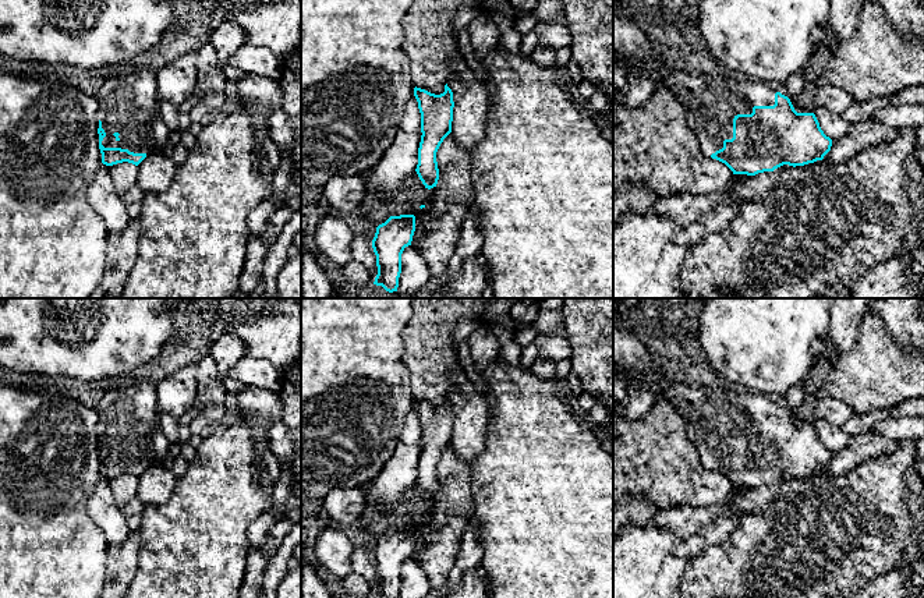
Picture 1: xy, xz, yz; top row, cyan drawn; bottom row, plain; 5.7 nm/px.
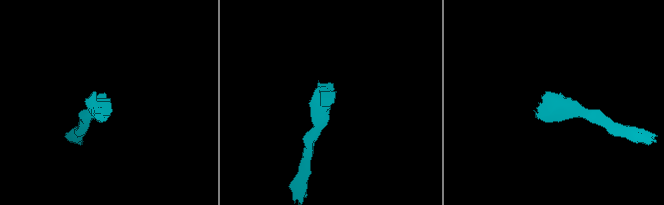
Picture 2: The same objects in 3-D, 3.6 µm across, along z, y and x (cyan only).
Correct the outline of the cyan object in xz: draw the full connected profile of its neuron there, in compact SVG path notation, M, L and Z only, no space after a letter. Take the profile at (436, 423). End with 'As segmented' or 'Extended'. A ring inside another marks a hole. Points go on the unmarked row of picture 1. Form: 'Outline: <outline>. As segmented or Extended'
Outline: M447 396L440 407L415 399L414 408L421 425L422 445L415 484L425 500L431 502L436 499L439 492L436 464L443 452L452 445L453 404Z. As segmented

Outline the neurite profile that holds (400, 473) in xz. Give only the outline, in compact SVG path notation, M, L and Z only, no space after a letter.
M413 408L406 417L394 454L379 474L362 488L367 499L383 514L389 514L401 495L415 485L421 447L421 425L418 414Z

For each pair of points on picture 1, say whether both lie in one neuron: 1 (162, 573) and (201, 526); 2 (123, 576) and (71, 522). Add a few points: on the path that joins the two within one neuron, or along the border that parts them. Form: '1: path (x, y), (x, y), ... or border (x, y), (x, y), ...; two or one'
1: path (173, 562), (194, 537); one
2: border (109, 545), (106, 549), (103, 583); two

